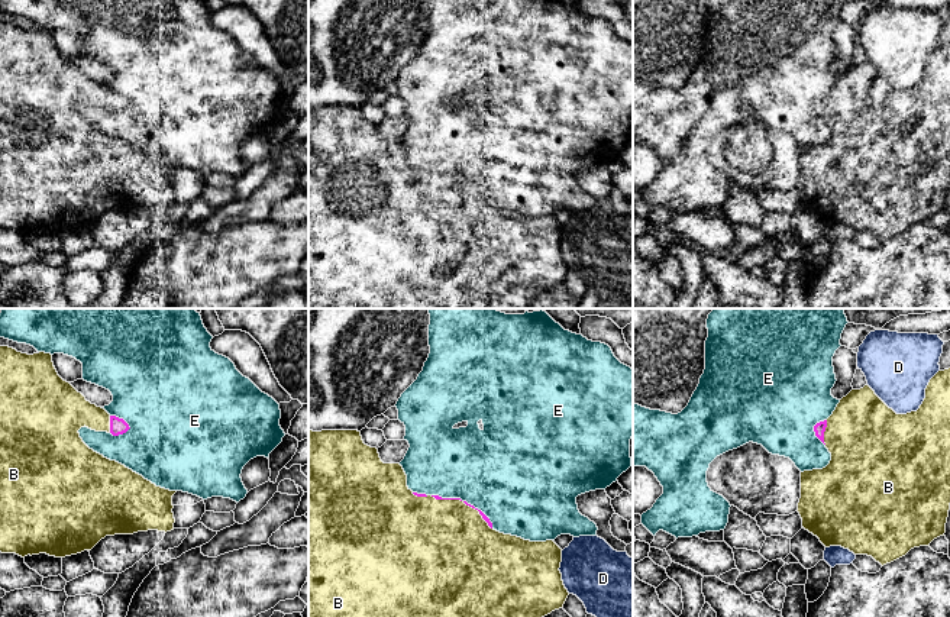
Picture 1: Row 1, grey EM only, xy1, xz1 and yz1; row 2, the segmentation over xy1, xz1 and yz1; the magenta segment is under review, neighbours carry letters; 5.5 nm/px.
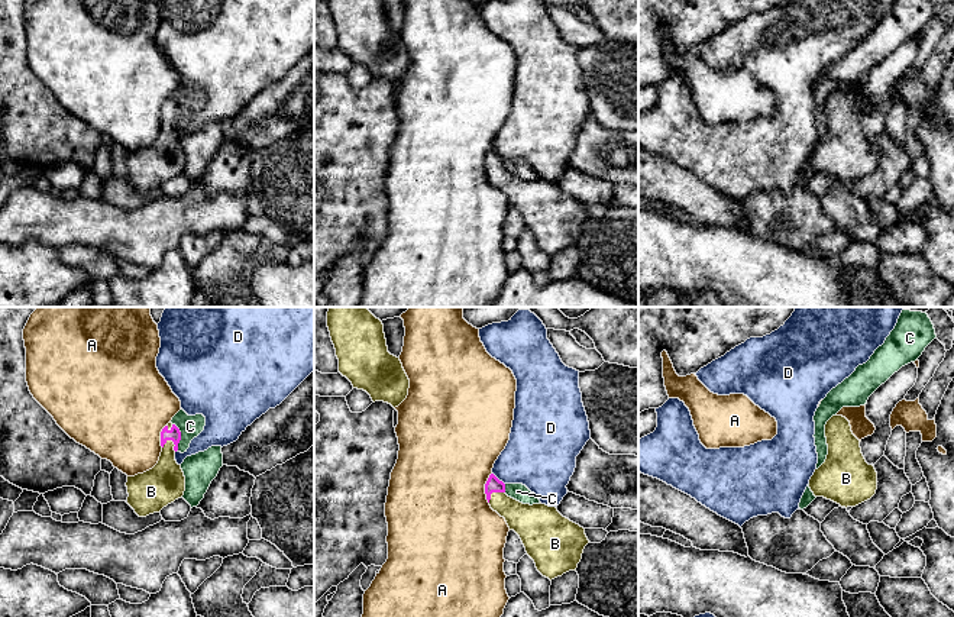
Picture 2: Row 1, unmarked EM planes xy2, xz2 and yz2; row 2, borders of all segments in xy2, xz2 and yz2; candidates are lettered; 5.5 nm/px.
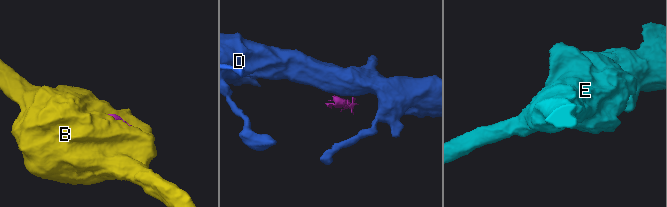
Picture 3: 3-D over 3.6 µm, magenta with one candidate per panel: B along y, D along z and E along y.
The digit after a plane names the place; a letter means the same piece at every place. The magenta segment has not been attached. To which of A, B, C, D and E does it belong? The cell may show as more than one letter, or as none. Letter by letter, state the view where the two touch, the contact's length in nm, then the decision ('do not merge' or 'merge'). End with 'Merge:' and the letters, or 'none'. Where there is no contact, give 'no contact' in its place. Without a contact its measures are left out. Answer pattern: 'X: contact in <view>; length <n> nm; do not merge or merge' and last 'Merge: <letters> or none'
A: contact in xz2; length 180 nm; do not merge
B: contact in yz1; length 140 nm; merge
C: contact in xy2; length 160 nm; do not merge
D: contact in xz2; length 100 nm; do not merge
E: contact in xy1; length 140 nm; do not merge
Merge: B

